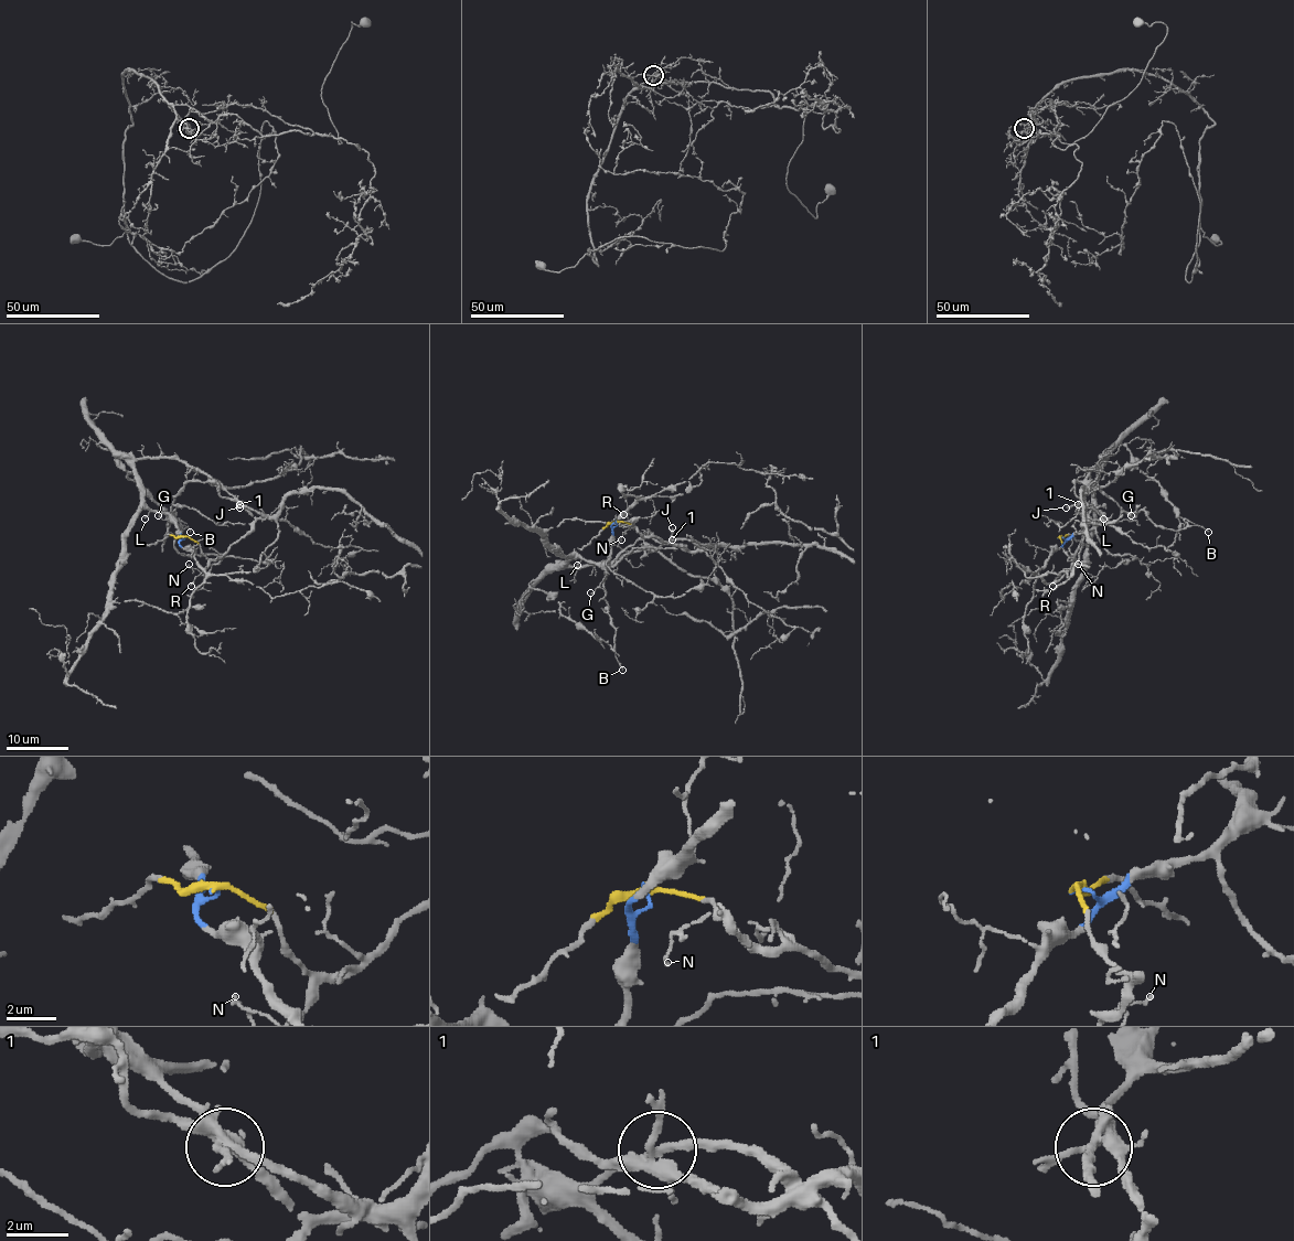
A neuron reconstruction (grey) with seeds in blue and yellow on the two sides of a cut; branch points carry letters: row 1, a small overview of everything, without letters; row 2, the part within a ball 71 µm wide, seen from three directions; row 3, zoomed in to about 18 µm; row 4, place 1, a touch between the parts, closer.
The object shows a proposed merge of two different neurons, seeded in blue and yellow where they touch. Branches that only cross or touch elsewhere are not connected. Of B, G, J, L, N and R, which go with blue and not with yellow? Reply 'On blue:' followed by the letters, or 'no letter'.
On blue: G, L

